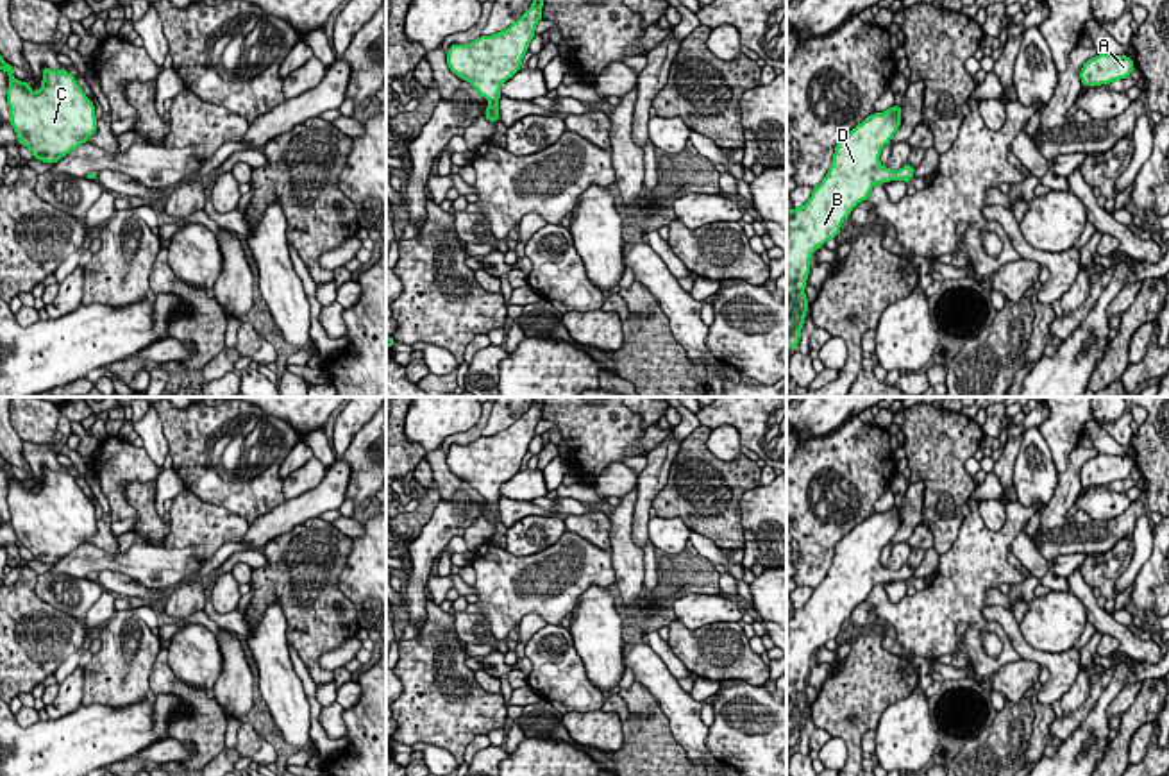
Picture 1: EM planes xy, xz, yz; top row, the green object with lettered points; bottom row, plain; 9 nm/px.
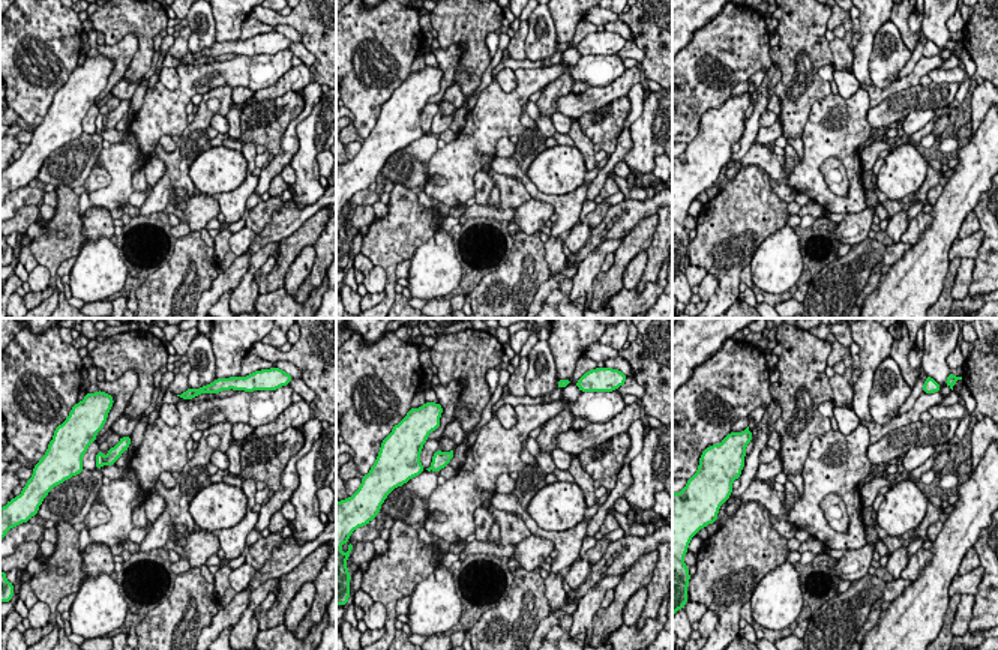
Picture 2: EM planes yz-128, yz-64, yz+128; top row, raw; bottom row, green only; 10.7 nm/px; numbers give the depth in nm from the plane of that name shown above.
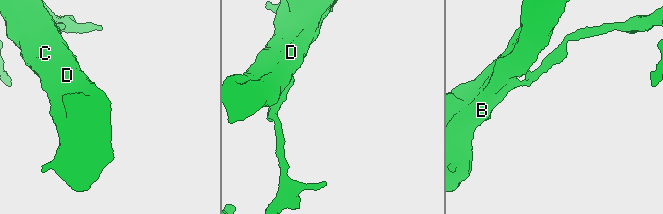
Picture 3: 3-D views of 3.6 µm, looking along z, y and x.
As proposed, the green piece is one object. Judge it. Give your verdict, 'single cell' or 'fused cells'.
single cell

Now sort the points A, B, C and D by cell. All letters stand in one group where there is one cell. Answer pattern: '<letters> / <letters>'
A B C D

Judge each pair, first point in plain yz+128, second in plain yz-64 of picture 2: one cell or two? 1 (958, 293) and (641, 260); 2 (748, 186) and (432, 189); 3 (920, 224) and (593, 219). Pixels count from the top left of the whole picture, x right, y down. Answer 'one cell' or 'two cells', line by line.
1: one cell
2: two cells
3: two cells

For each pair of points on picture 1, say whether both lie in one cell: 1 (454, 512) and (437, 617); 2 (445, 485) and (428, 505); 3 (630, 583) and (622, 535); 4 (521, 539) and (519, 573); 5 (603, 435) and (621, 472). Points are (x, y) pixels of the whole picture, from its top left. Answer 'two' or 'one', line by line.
1: two
2: two
3: one
4: two
5: two

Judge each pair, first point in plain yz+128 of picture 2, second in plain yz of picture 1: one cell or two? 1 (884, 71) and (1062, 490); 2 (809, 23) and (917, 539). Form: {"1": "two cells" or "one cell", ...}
{"1": "two cells", "2": "two cells"}

